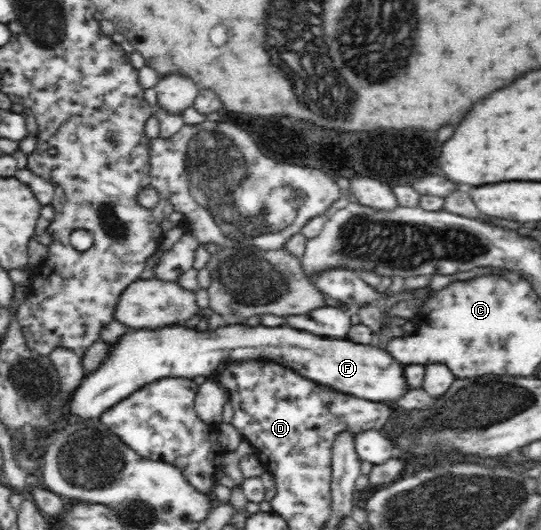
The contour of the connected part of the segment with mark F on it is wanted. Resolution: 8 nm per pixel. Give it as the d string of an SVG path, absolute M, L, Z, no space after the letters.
M172 325L172 327L162 327L162 329L136 328L124 332L118 339L114 340L114 345L110 347L110 353L102 361L102 365L94 371L86 373L86 377L77 384L78 389L72 393L68 407L70 407L70 413L76 417L82 417L82 419L99 418L104 411L114 407L121 399L126 399L147 383L152 383L157 379L162 379L162 377L194 378L203 375L210 378L210 373L214 373L220 363L260 362L262 359L264 362L279 363L306 379L333 387L336 391L360 399L376 400L376 402L388 405L392 402L395 403L396 399L405 395L409 390L403 372L404 365L375 343L354 343L352 340L321 336L286 325L276 327L226 325L226 327L218 327L214 331L196 331L196 329L186 329L182 325Z

